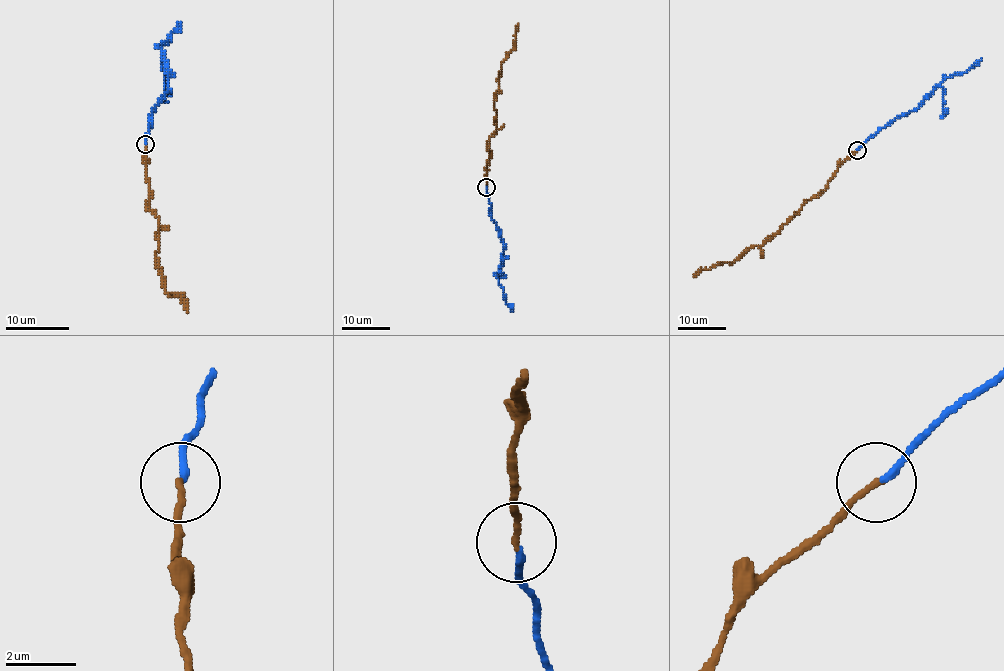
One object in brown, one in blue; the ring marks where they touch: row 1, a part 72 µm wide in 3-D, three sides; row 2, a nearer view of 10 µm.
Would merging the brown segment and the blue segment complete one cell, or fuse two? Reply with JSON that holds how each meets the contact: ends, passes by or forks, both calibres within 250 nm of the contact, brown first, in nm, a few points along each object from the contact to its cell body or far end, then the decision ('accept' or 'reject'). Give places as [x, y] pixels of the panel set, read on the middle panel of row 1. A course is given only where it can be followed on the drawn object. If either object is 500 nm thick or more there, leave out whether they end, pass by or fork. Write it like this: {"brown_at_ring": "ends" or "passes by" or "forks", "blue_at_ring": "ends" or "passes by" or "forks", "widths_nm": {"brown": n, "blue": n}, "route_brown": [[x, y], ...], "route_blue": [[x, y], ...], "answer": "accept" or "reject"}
{"brown_at_ring": "ends", "blue_at_ring": "ends", "widths_nm": {"brown": 160, "blue": 180}, "route_brown": [[486, 187], [490, 158], [487, 143], [496, 132], [494, 95], [498, 91], [500, 65], [511, 50], [518, 24]], "route_blue": [[487, 187], [492, 219], [504, 245], [499, 277], [504, 300], [512, 312]], "answer": "reject"}

